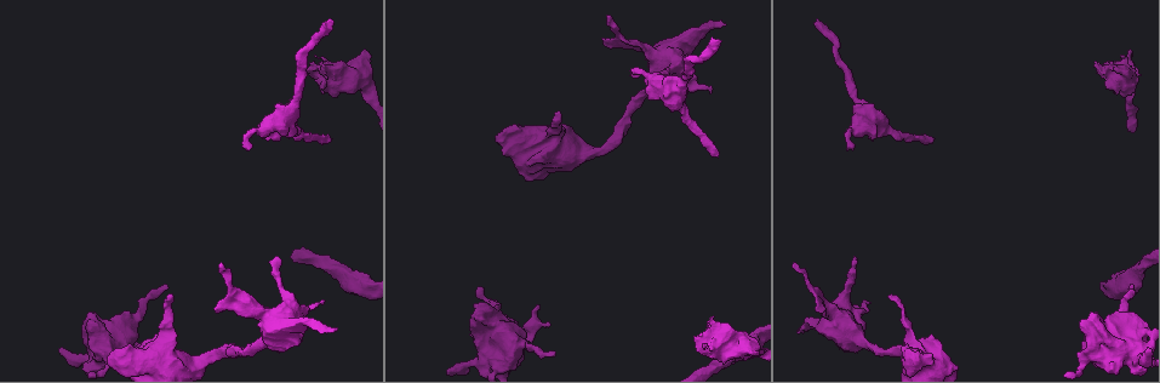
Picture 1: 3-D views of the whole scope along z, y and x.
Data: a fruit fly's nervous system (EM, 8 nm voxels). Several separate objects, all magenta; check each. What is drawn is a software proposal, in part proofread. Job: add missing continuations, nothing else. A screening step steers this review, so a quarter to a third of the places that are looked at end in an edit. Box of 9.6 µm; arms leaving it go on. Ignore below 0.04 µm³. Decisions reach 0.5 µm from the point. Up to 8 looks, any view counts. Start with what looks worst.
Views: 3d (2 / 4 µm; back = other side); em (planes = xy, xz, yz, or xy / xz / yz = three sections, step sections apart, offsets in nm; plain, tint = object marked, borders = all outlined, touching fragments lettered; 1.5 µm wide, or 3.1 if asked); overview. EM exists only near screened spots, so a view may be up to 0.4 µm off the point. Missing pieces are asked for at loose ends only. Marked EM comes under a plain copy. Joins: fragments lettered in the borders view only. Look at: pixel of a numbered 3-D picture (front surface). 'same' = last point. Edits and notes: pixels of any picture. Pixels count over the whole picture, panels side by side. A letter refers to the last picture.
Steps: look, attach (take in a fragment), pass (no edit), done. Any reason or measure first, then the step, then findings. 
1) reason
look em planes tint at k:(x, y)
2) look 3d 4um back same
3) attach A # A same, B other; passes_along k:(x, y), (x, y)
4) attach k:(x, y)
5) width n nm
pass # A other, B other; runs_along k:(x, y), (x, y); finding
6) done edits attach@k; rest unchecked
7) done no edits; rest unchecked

free end
look em planes borders at 1:(331, 21)

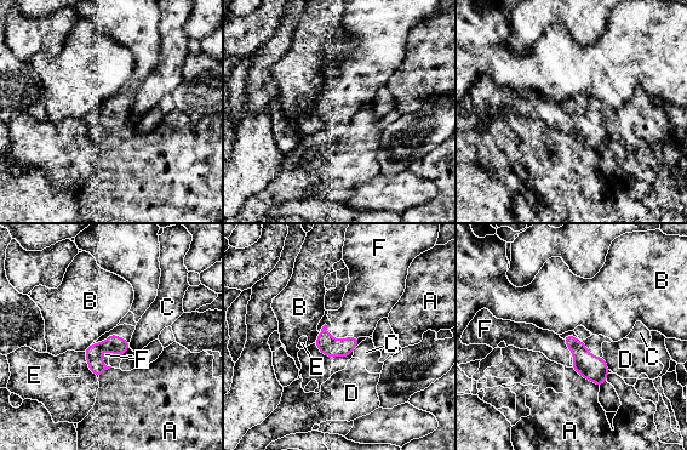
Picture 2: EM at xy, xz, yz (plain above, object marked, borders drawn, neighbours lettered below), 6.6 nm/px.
longest_contact A 240 nm
attach F # A other, B other, C other, D other, E other, F same; the cell continues

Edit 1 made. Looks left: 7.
look overview

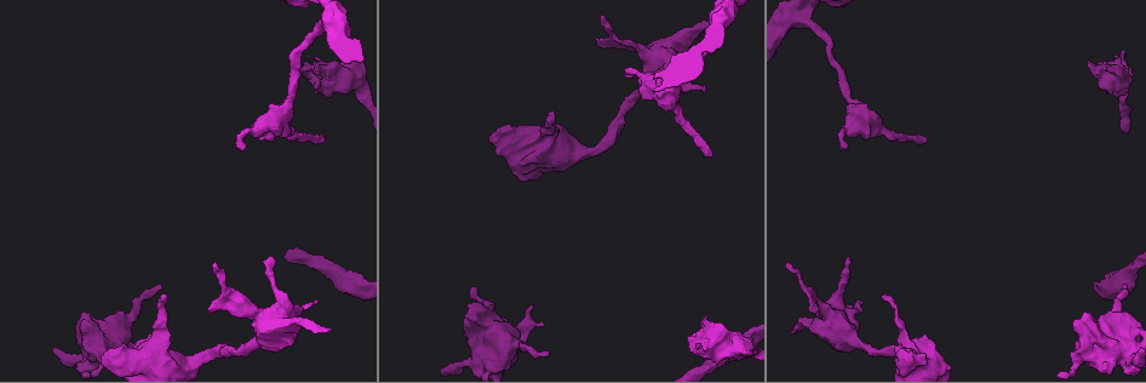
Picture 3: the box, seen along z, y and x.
free end
look 3d 4um back at 3:(532, 304)

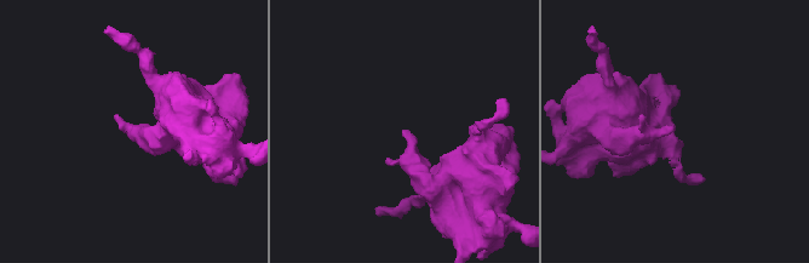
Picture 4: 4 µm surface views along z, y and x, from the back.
look em planes borders at 4:(670, 131)

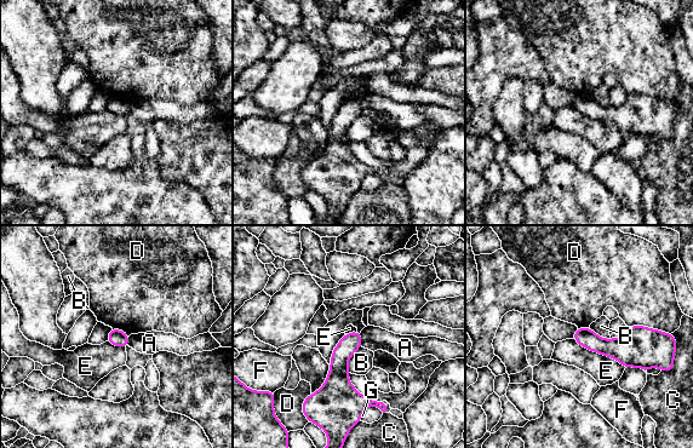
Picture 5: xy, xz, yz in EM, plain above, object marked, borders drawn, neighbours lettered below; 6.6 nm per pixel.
pass # A other, B other, C other, D other, E other, F other, G other; border 5:(573, 338), (625, 367); none of them fits

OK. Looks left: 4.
branch stops here
look 3d 4um back at 3:(330, 330)

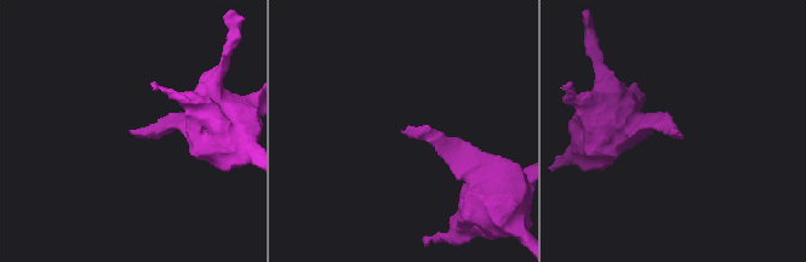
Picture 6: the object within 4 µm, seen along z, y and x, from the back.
look em xy step 4 tint at 6:(402, 132)

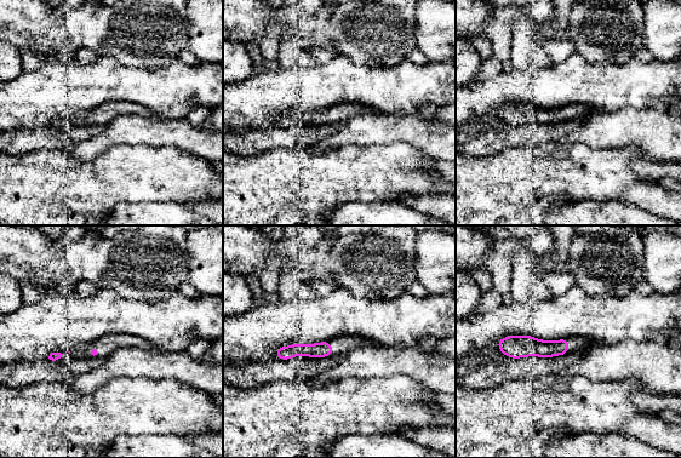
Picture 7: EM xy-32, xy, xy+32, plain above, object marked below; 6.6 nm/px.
what lies round it
look em xy step 4 borders same

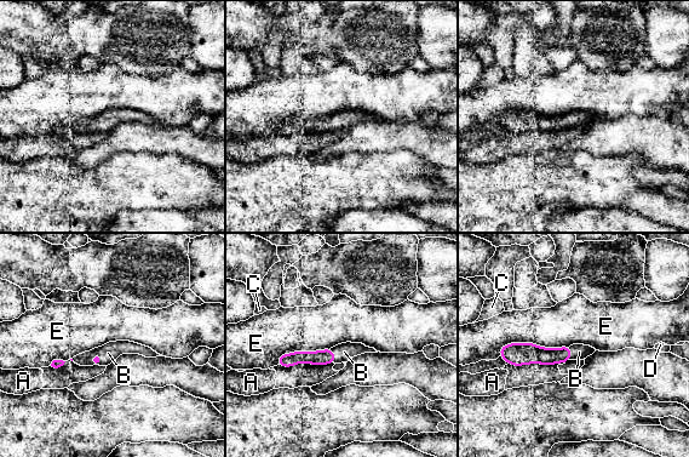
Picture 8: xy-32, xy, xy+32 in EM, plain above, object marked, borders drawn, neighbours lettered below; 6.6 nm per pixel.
attach B # A other, B same, C other, D other, E other; passes_along 8:(325, 356), (334, 355), (344, 352); the cell continues

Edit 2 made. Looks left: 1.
done edits attach@2, attach@8; rest unchecked

